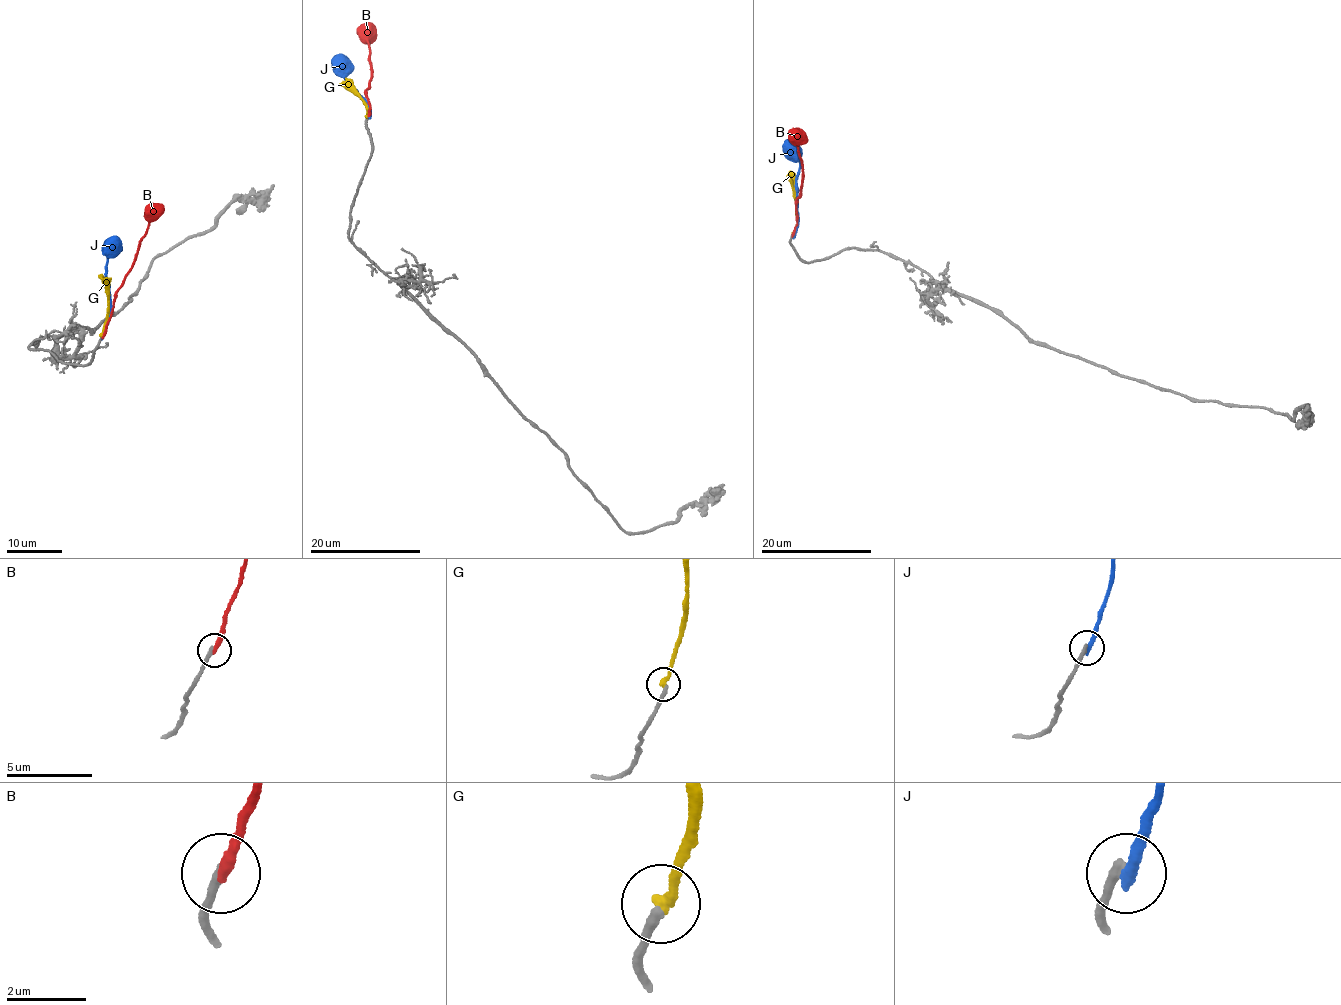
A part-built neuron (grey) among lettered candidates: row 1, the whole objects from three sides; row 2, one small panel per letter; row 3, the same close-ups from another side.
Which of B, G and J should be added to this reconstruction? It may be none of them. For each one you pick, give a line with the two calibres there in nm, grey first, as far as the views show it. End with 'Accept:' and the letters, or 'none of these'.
B: calibres 240 and 280 nm
Accept: B

